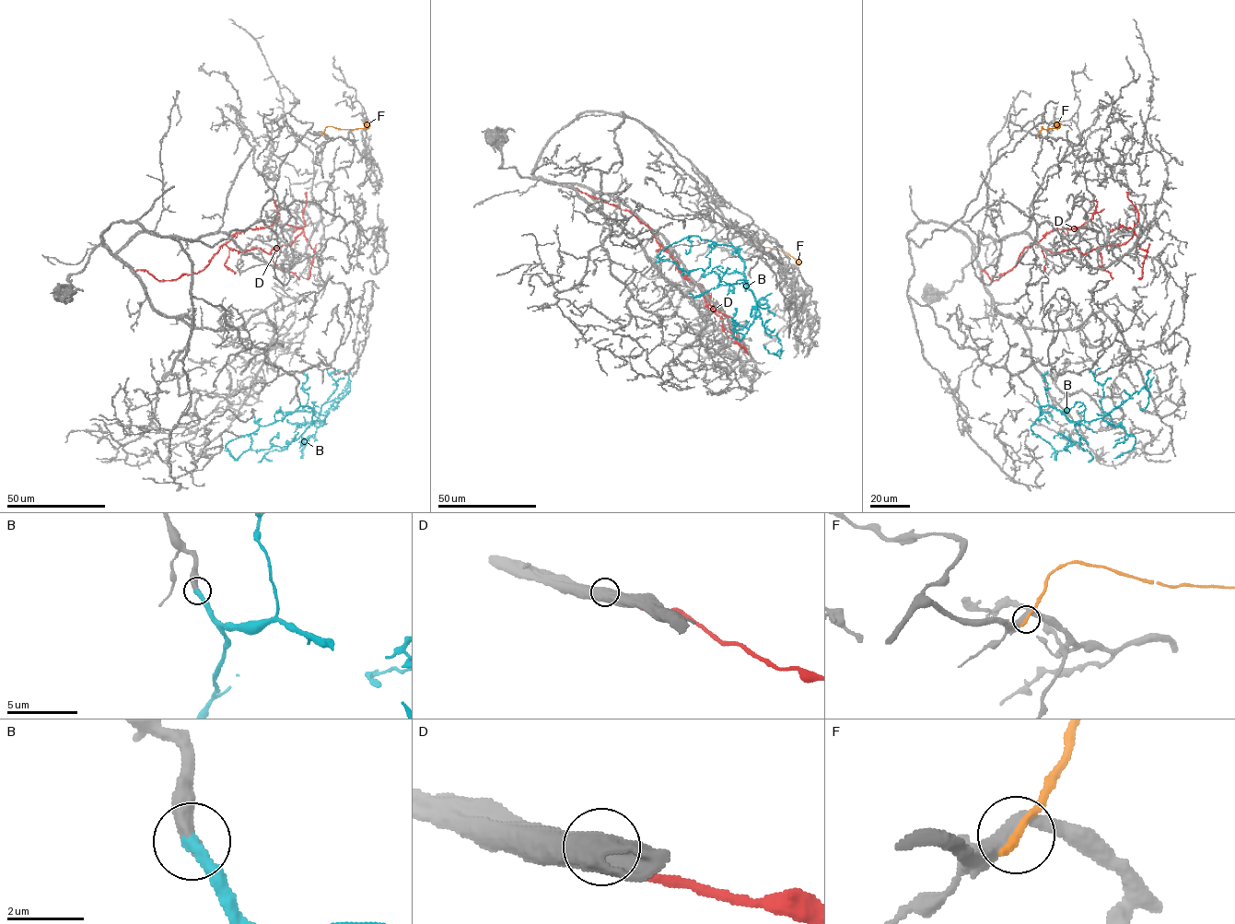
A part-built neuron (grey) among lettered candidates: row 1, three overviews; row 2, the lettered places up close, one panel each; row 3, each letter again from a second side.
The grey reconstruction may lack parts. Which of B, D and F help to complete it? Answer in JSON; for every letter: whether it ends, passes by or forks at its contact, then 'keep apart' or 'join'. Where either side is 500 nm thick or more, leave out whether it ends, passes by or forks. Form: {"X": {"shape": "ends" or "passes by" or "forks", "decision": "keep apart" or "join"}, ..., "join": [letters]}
{"B": {"decision": "join"}, "D": {"decision": "keep apart"}, "F": {"shape": "ends", "decision": "keep apart"}, "join": ["B"]}

